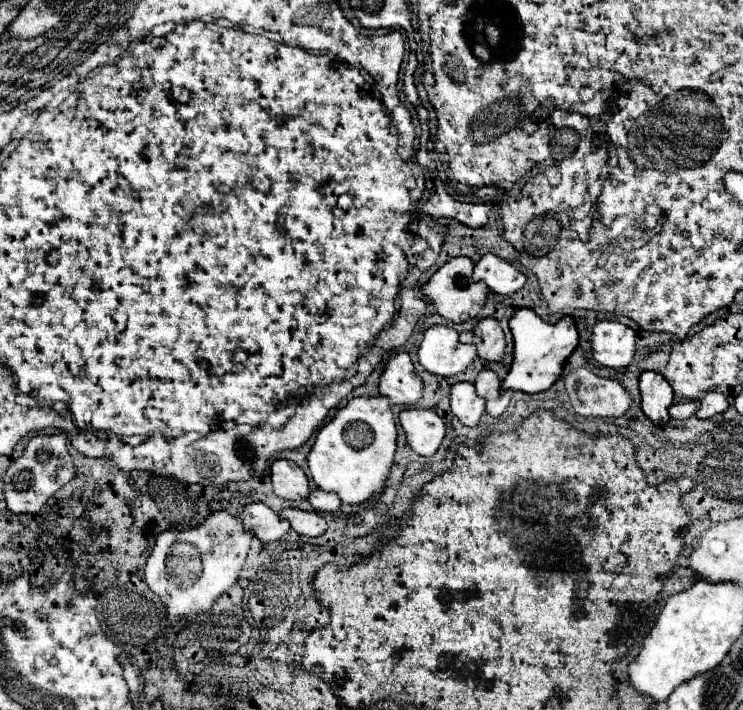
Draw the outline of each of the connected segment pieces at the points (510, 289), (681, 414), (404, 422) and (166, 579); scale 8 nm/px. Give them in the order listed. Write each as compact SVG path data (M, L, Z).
M485 254L475 264L473 280L485 282L487 288L495 294L511 296L523 288L523 284L527 282L527 276L523 272L519 272L513 264L497 258L495 254Z
M679 402L679 404L669 406L669 414L675 420L685 420L685 418L693 416L695 410L697 410L697 404L695 402Z
M407 408L399 412L399 422L407 434L409 446L419 456L433 456L445 436L443 420L433 410Z
M217 510L209 514L199 526L193 526L187 530L161 530L157 534L155 548L145 566L145 582L163 600L163 604L171 604L171 608L167 608L169 616L181 616L183 620L193 622L199 612L207 612L217 600L217 596L227 592L237 582L251 538L253 534L249 534L243 528L243 522L225 510Z

